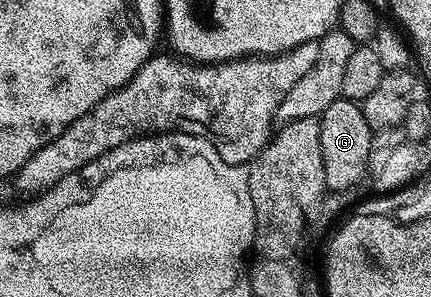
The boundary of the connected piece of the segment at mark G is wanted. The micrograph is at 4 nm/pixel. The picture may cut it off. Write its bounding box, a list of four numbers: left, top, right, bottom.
[320,97,374,191]

